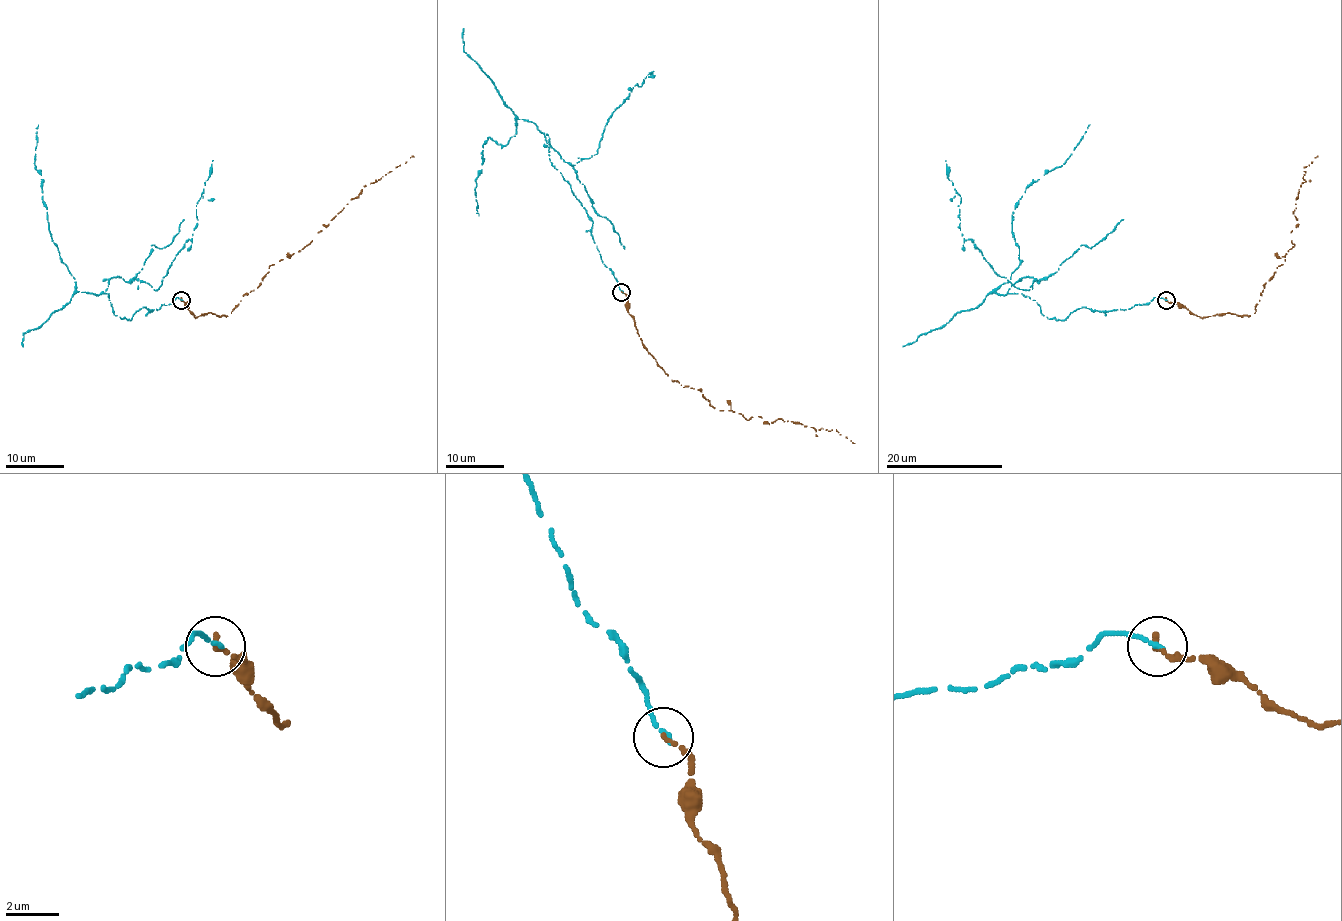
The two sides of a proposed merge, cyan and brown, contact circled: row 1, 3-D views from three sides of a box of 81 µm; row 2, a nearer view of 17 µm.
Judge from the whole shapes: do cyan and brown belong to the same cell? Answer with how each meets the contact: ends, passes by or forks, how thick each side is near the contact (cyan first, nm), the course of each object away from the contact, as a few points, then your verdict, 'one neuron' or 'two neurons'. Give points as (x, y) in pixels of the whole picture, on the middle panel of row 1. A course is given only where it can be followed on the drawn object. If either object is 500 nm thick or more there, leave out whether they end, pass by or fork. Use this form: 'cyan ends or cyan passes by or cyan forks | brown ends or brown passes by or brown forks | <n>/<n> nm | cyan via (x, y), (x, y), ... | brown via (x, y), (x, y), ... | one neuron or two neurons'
cyan ends | brown ends | 180/240 nm | cyan via (622, 291), (591, 234), (592, 220), (550, 160), (544, 135), (568, 163), (588, 159), (607, 119), (654, 71) | brown via (622, 291), (642, 345), (673, 381), (699, 389), (719, 411), (836, 430), (855, 443) | one neuron

